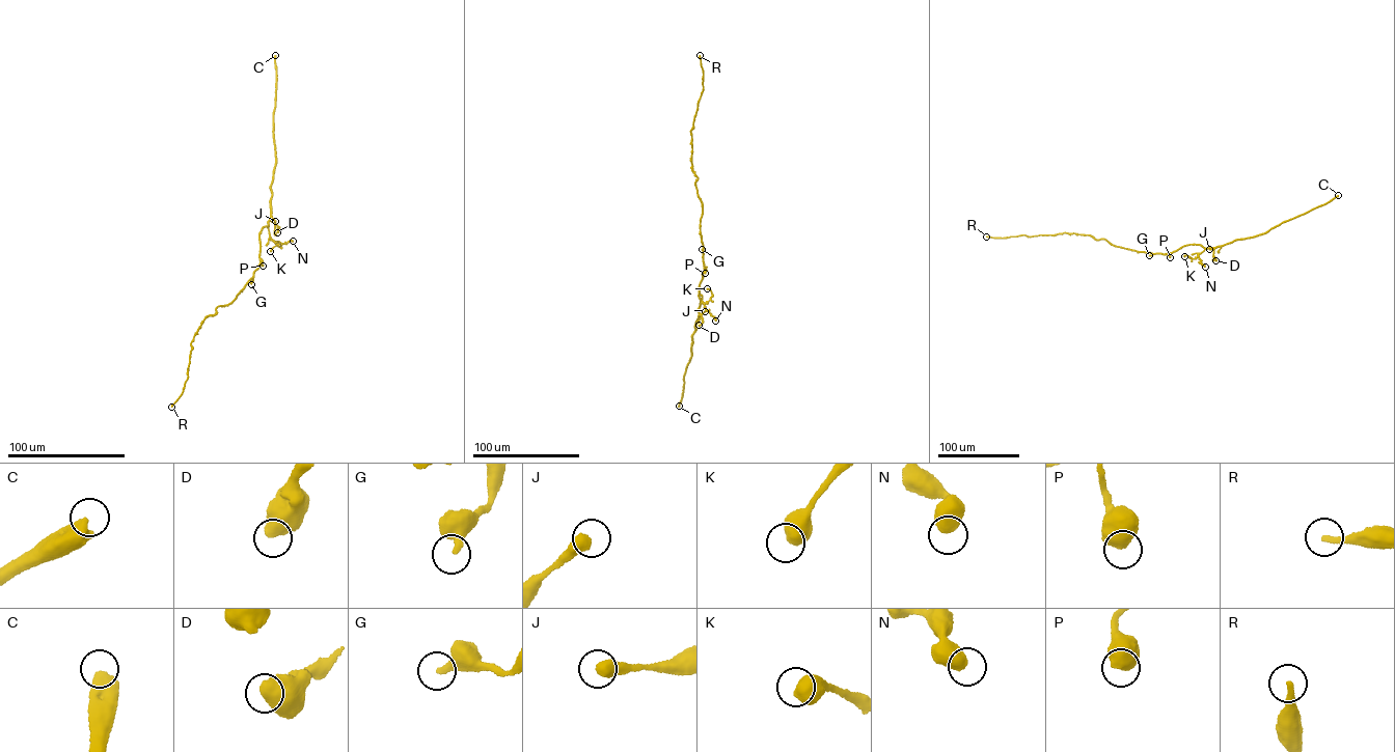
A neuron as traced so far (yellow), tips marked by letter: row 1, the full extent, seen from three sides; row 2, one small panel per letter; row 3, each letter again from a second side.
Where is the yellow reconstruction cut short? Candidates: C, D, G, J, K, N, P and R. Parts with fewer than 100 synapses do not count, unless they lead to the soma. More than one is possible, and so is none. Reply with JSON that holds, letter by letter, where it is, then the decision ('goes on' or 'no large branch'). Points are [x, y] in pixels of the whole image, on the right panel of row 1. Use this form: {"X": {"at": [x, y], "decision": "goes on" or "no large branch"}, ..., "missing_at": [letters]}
{"C": {"at": [1338, 195], "decision": "no large branch"}, "D": {"at": [1215, 260], "decision": "no large branch"}, "G": {"at": [1149, 255], "decision": "no large branch"}, "J": {"at": [1209, 249], "decision": "no large branch"}, "K": {"at": [1184, 256], "decision": "no large branch"}, "N": {"at": [1205, 267], "decision": "no large branch"}, "P": {"at": [1170, 257], "decision": "no large branch"}, "R": {"at": [986, 237], "decision": "goes on"}, "missing_at": ["R"]}

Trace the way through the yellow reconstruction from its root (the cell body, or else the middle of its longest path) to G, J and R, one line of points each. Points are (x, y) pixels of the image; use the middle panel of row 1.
G: (704, 267), (702, 249)
J: (704, 267), (699, 313), (705, 311)
R: (704, 267), (700, 228), (702, 203), (695, 185), (698, 177), (692, 169), (690, 131), (703, 88), (700, 55)

